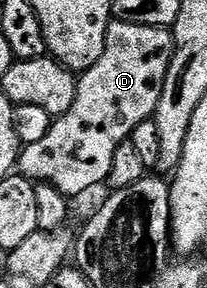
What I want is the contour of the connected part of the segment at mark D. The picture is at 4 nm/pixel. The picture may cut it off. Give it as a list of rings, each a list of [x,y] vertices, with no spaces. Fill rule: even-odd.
[[[112,20],[107,29],[105,52],[101,60],[97,60],[93,68],[78,75],[73,108],[52,121],[49,132],[38,144],[22,147],[17,163],[18,173],[36,184],[57,188],[57,192],[68,196],[83,194],[94,186],[102,187],[113,167],[114,153],[118,146],[130,139],[137,124],[154,119],[174,51],[175,35],[168,27],[142,26]]]

